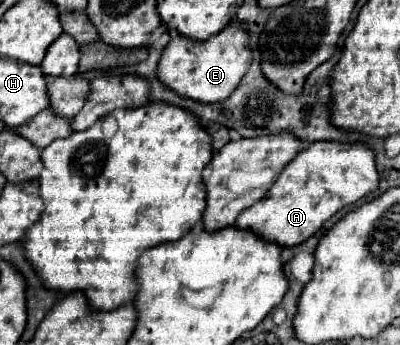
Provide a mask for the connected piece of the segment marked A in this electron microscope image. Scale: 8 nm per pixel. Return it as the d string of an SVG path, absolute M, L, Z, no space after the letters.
M328 140L312 142L282 170L266 196L236 218L236 224L238 228L254 230L264 240L282 246L296 246L314 236L340 208L374 192L378 182L380 172L376 168L376 154L368 144L340 144Z

